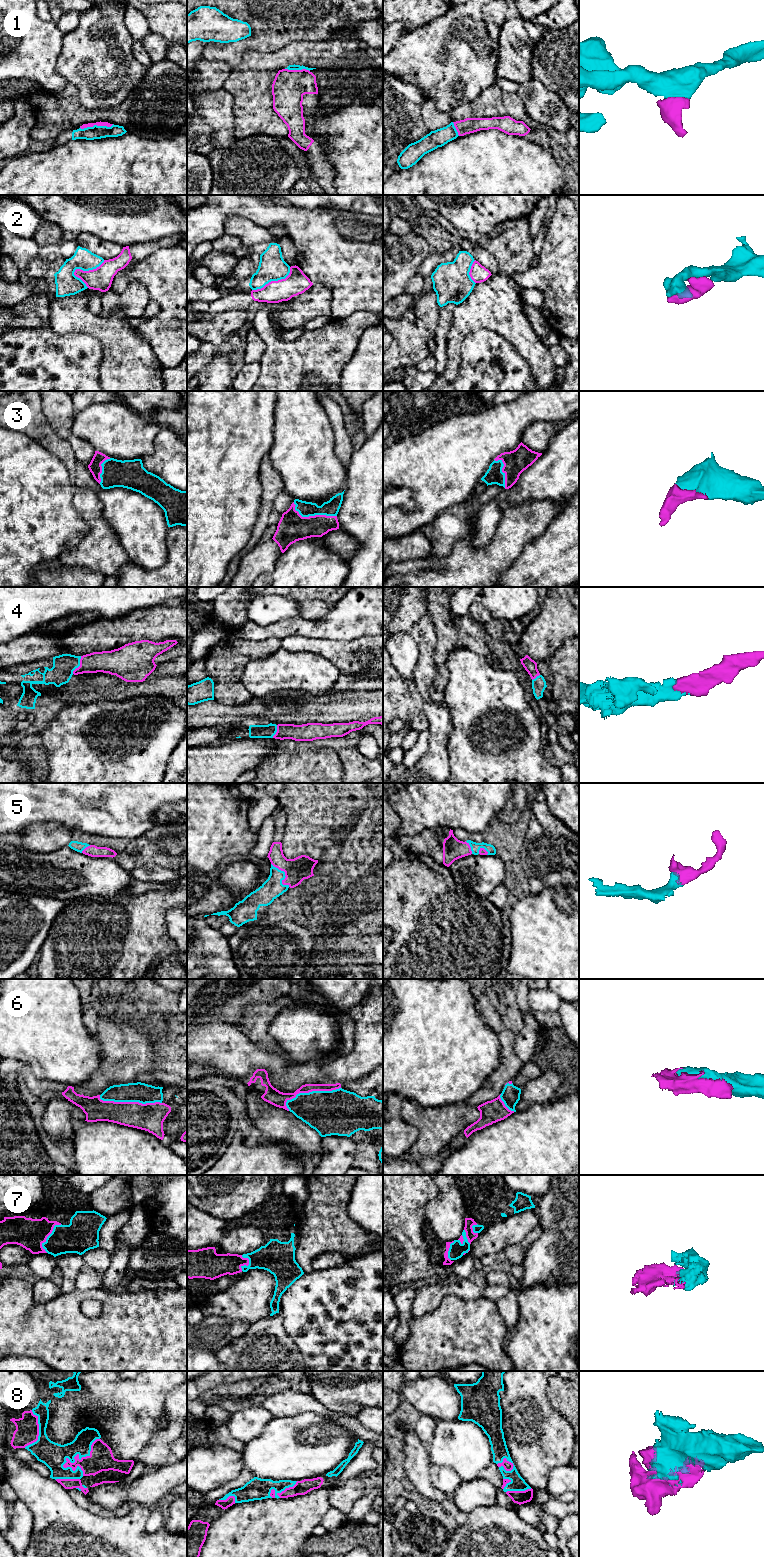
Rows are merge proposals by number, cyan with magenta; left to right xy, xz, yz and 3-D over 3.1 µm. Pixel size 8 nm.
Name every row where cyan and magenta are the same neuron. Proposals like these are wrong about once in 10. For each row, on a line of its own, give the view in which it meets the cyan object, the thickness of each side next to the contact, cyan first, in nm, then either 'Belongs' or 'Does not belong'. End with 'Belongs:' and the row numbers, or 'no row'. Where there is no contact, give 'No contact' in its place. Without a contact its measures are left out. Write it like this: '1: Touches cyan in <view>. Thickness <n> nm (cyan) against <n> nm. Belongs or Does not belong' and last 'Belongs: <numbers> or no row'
1: Touches cyan in xy. Thickness 110 nm (cyan) against 40 nm. Belongs
2: Touches cyan in xy. Thickness 180 nm (cyan) against 180 nm. Does not belong
3: Touches cyan in xz. Thickness 130 nm (cyan) against 240 nm. Belongs
4: Touches cyan in xy. Thickness 180 nm (cyan) against 180 nm. Belongs
5: Touches cyan in xz. Thickness 160 nm (cyan) against 190 nm. Belongs
6: Touches cyan in xy. Thickness 160 nm (cyan) against 220 nm. Belongs
7: Touches cyan in xy. Thickness 260 nm (cyan) against 240 nm. Belongs
8: Touches cyan in xy. Thickness 200 nm (cyan) against 200 nm. Belongs
Belongs: 1, 3, 4, 5, 6, 7, 8

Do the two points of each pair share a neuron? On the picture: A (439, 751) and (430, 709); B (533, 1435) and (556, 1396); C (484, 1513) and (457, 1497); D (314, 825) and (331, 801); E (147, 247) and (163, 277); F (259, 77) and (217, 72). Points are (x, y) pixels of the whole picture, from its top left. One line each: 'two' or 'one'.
A: one
B: two
C: two
D: one
E: two
F: two

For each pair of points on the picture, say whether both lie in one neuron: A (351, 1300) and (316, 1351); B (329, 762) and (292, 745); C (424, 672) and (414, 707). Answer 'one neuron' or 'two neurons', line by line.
A: one neuron
B: two neurons
C: two neurons

